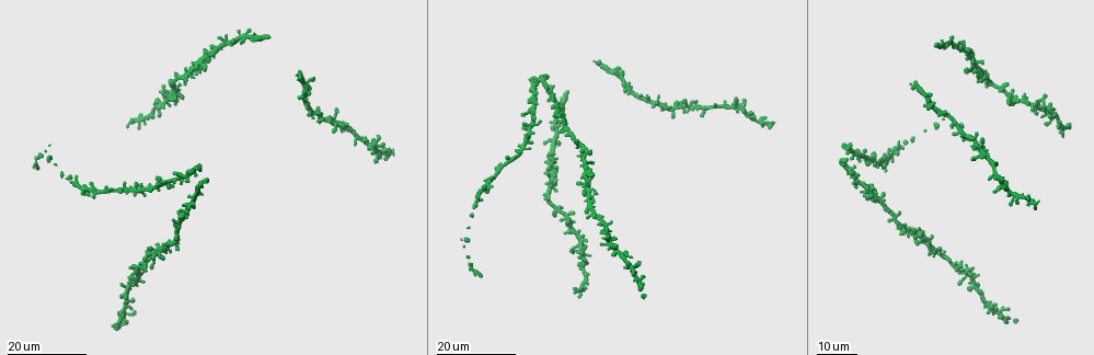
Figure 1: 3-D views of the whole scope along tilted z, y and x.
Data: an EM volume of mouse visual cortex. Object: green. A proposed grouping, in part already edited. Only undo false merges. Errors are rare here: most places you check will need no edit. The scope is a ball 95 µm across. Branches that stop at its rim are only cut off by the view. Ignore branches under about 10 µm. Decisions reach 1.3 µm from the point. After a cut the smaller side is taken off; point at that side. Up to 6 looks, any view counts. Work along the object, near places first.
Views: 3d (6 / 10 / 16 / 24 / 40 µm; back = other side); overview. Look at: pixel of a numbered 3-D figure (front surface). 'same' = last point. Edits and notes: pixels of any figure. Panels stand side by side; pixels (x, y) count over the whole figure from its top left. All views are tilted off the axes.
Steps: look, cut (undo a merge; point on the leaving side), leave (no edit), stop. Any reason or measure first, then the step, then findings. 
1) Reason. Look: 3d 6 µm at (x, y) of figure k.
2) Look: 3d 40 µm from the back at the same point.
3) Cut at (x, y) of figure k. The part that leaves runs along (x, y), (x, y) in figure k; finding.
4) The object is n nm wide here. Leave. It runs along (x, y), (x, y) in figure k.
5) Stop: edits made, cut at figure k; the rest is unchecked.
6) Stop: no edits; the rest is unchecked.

Three arms meet. Look: 3d 16 µm at (582, 271) of figure 1.

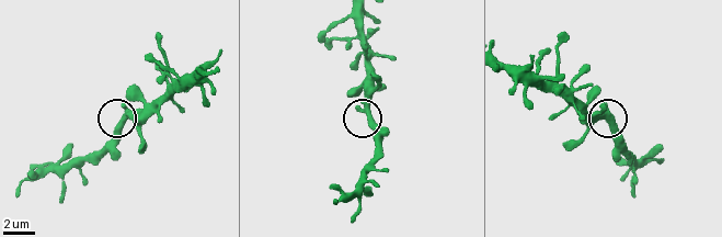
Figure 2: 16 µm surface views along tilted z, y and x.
Look: 3d 6 µm at (369, 111) of figure 2.

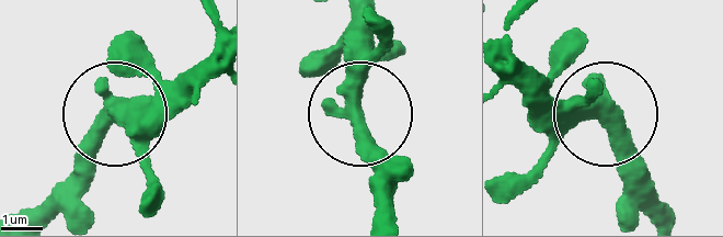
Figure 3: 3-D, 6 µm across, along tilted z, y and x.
The object is 380 nm wide here. Leave. One neuron here.

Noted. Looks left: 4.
Two arms in line, one across. Look: 3d 24 µm at (509, 161) of figure 1.

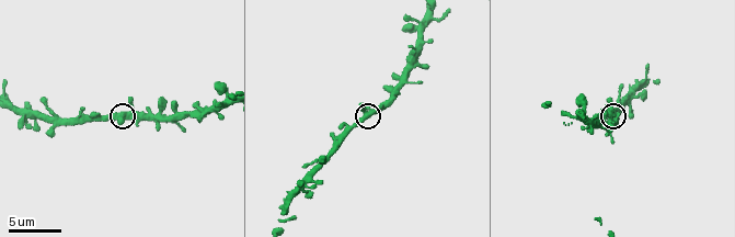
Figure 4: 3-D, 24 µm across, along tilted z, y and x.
Look: 3d 10 µm at (366, 115) of figure 4.

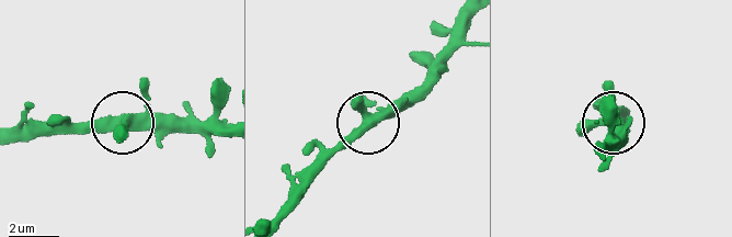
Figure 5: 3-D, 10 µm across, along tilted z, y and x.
The object is 370 nm wide here. Leave. Continuous, no second neuron.

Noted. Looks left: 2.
Look: 3d 24 µm at (863, 153) of figure 1.

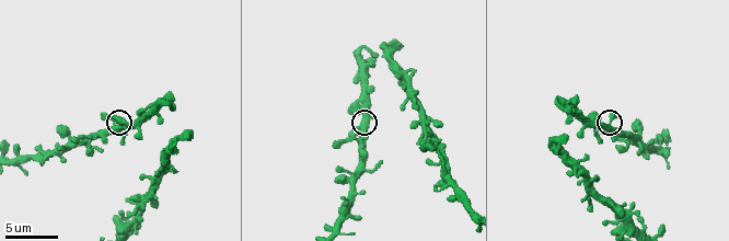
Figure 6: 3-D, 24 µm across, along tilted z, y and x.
Zoom in. Look: 3d 10 µm at (364, 117) of figure 6.

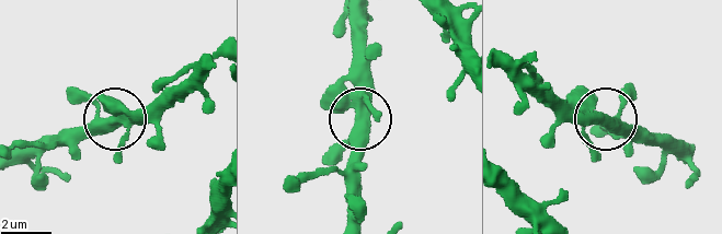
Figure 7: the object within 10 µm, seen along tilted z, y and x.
4 arms meet here. Leave. Continuous, no second neuron.

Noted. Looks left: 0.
Stop: no edits; the rest is unchecked.

